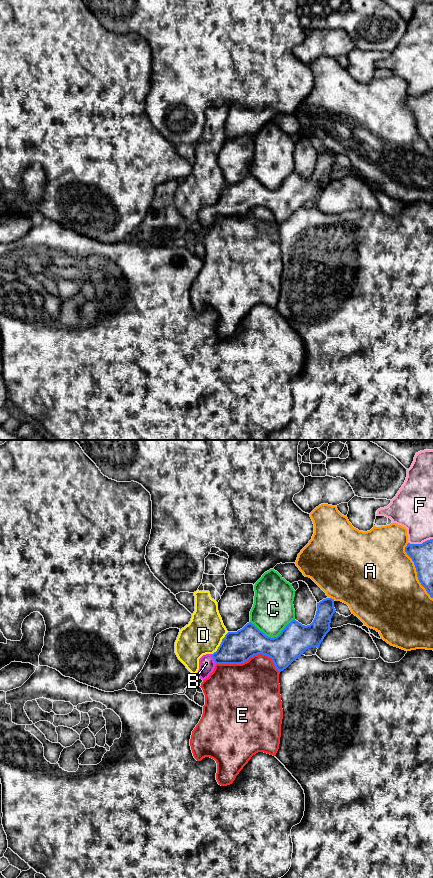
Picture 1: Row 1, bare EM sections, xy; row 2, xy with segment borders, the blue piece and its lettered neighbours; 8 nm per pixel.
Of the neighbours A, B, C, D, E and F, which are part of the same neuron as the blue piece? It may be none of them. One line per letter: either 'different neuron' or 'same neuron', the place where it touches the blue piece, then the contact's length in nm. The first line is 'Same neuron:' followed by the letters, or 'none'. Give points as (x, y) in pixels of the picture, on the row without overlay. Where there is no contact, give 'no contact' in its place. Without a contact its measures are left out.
Same neuron: B
A: different neuron; meets blue in xy at (416, 123); contact 500 nm long
B: same neuron; meets blue in xy at (213, 210); contact 90 nm long
C: different neuron; meets blue in xy at (272, 190); contact 360 nm long
D: different neuron; meets blue in xy at (221, 195); contact 220 nm long
E: different neuron; meets blue in xy at (250, 209); contact 500 nm long
F: different neuron; meets blue in xy at (420, 96); contact 200 nm long

